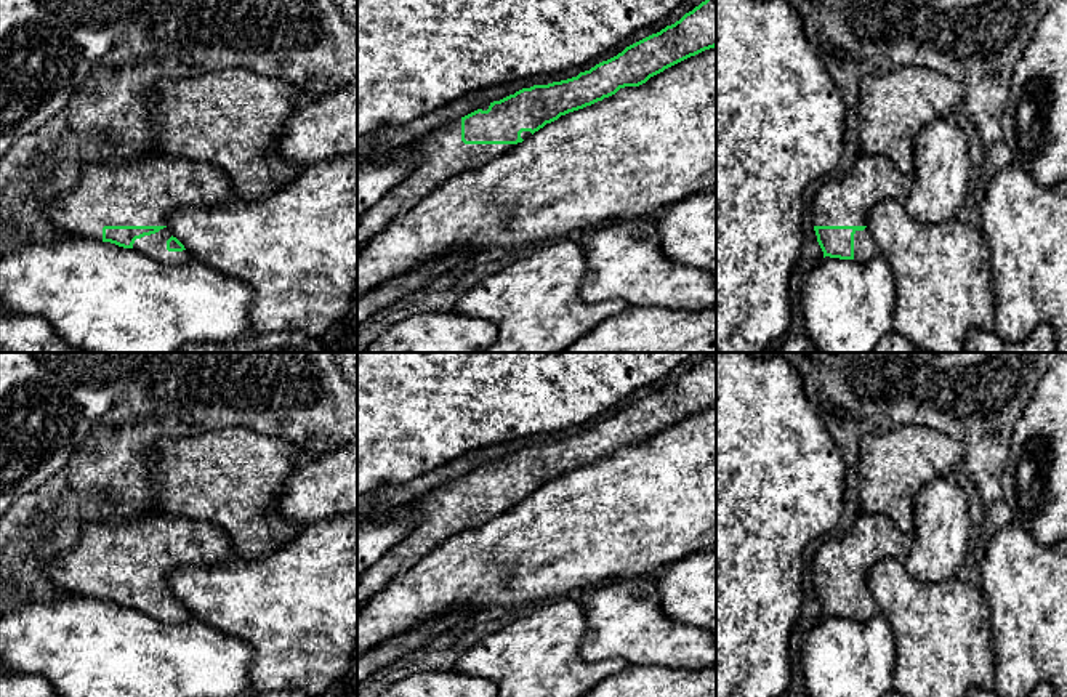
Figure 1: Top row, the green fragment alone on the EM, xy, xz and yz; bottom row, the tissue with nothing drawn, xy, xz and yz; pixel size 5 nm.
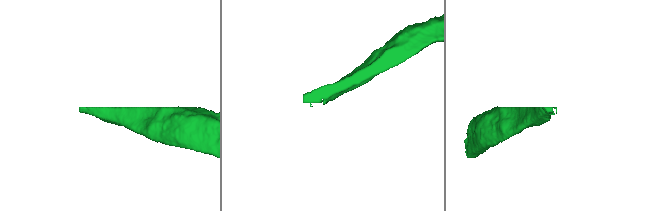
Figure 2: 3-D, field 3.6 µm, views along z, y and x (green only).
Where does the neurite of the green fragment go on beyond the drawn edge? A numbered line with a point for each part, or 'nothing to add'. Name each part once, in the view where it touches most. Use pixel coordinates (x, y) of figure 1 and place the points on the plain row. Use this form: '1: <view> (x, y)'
1: xy (144, 551)

